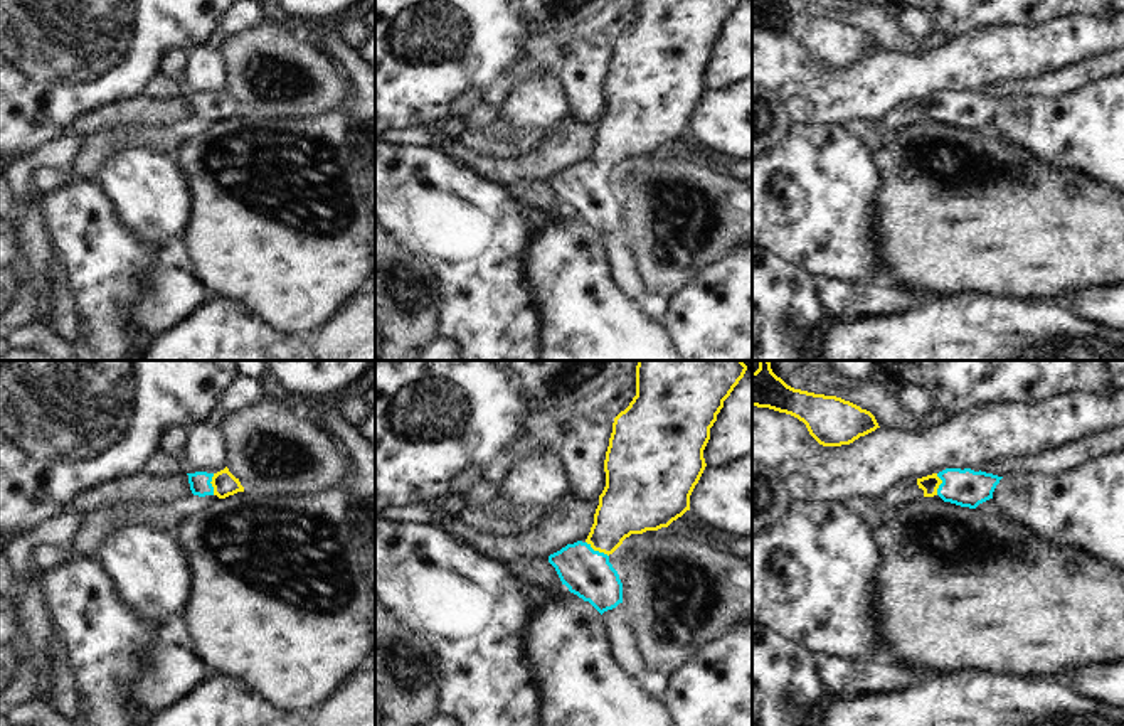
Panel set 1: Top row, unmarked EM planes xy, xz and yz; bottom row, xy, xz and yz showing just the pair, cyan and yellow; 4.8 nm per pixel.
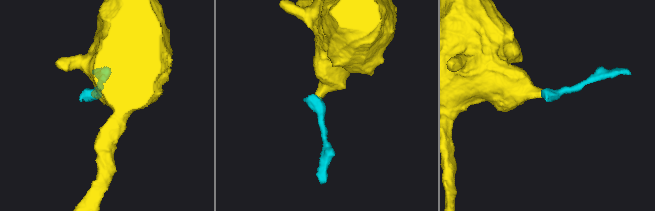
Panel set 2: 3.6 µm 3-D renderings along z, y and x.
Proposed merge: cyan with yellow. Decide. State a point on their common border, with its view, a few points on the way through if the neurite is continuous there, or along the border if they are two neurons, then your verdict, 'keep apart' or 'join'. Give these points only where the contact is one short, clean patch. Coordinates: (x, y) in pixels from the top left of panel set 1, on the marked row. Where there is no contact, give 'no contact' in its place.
xz (598, 551) | across xz (588, 573), (588, 563), (598, 551), (615, 519), (626, 507) | join

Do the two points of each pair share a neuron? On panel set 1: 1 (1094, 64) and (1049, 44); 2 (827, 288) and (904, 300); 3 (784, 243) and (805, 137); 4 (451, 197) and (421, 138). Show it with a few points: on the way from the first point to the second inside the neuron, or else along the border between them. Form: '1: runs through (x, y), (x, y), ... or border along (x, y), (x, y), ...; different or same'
1: border along (1101, 53), (1045, 74); different
2: runs through (845, 298), (885, 298); same
3: runs through (811, 218), (815, 214), (815, 164); same
4: border along (392, 144), (438, 147); different

